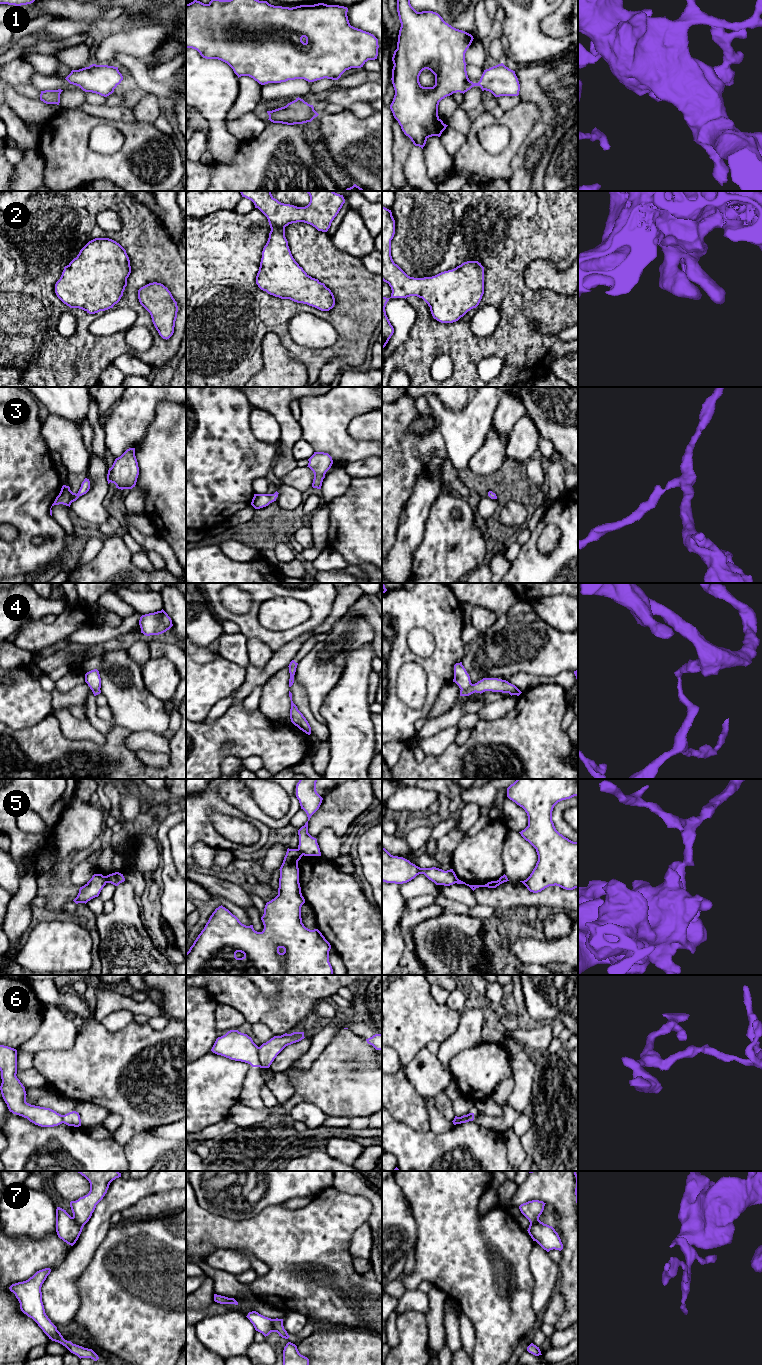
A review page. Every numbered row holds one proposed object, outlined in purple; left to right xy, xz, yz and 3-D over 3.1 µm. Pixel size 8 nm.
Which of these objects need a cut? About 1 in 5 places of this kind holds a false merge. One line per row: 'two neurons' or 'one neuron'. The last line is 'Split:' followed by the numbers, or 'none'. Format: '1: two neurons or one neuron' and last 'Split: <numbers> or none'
1: one neuron
2: one neuron
3: one neuron
4: two neurons
5: two neurons
6: two neurons
7: two neurons
Split: 4, 5, 6, 7

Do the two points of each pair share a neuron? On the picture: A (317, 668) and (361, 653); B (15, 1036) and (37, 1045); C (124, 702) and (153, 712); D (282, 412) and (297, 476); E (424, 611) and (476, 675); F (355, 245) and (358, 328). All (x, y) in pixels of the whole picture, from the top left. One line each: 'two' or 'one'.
A: two
B: two
C: one
D: two
E: two
F: two

